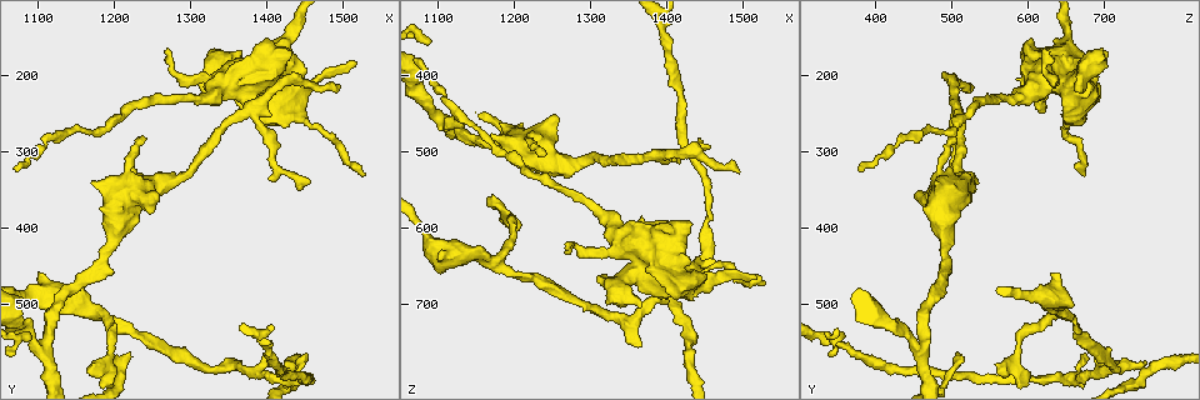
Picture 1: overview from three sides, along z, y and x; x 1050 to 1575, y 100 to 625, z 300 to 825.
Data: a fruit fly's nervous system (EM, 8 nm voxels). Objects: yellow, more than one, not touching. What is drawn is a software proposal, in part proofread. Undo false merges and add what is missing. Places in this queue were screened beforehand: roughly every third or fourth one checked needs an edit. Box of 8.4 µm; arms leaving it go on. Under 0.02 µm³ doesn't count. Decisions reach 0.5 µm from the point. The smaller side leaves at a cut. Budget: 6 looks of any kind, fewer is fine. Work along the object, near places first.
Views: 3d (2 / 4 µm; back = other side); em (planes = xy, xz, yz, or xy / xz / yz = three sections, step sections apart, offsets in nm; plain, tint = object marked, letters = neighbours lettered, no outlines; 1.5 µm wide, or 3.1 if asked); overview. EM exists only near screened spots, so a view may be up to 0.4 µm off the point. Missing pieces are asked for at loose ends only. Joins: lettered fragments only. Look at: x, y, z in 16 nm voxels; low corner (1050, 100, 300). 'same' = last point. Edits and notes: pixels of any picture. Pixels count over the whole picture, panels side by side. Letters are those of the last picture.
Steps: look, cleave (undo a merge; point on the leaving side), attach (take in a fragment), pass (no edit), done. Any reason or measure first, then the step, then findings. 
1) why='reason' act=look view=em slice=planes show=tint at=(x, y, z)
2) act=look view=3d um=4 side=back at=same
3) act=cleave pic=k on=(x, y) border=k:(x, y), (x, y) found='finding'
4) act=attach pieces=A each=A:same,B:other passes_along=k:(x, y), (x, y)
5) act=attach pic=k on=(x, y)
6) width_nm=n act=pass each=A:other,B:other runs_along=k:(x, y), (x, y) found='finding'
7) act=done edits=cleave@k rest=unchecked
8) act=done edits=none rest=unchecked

why='tapers out' act=look view=3d um=4 at=(1270, 165, 620)

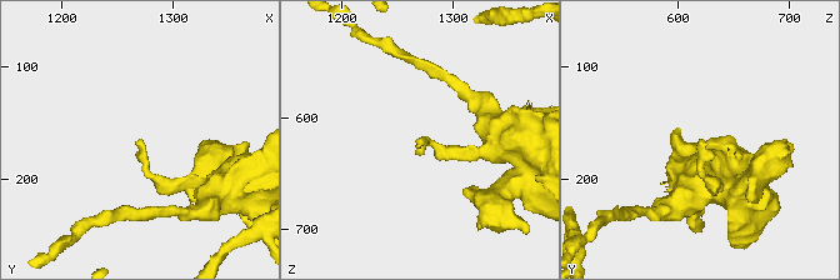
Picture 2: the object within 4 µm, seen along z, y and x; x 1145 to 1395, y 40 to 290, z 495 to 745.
act=look view=em slice=planes show=letters at=(1270, 164, 618)

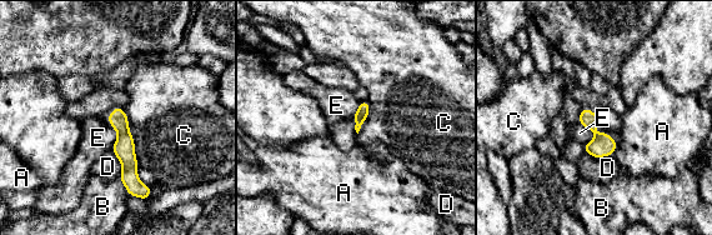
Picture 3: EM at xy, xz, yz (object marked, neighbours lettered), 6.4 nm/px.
act=pass each=A:other,B:other,C:other,D:other,E:other border=3:(123, 109), (139, 166) found='none of them fits'

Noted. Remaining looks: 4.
why='branch stops here' act=look view=em slice=xy step=8 show=tint at=(1510, 180, 660)

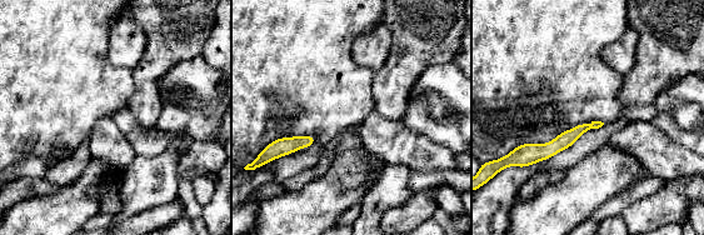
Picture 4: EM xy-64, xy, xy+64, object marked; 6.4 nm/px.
why='another direction' act=look view=em slice=planes show=tint at=same

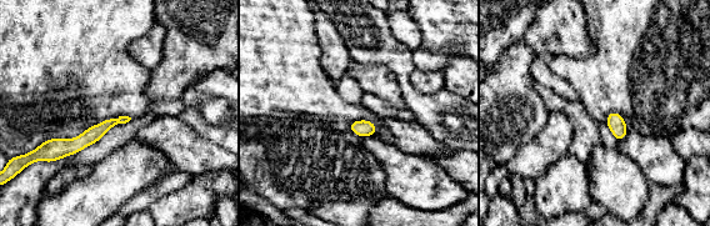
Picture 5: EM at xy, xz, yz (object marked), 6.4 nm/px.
act=look view=em slice=planes show=letters at=same

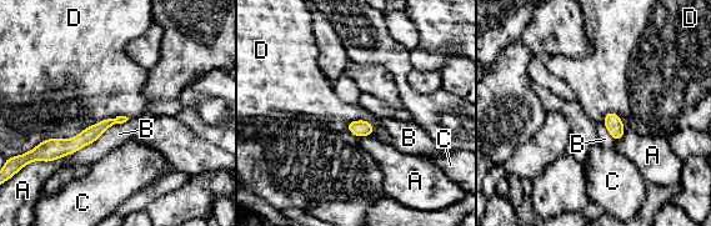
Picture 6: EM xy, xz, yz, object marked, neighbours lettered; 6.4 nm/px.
longest_contact=B:550nm act=pass each=A:other,B:other,C:other,D:other border=6:(346, 121), (367, 120), (374, 132) found='none of them fits'

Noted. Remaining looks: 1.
act=look view=em slice=planes show=letters at=(1095, 485, 620)

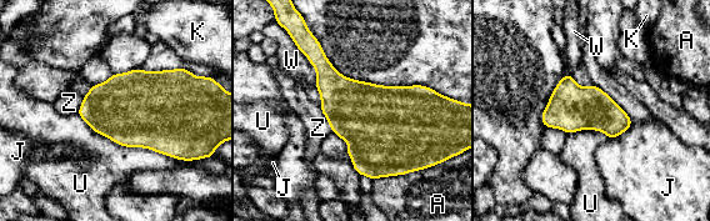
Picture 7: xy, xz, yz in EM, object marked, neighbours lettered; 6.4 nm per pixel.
act=pass each=A:other,J:other,K:other,U:other,W:other,Z:other border=7:(290, 38), (315, 70), (315, 85) found='continuous, no second neuron'

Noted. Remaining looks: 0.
act=done edits=none rest=unchecked

